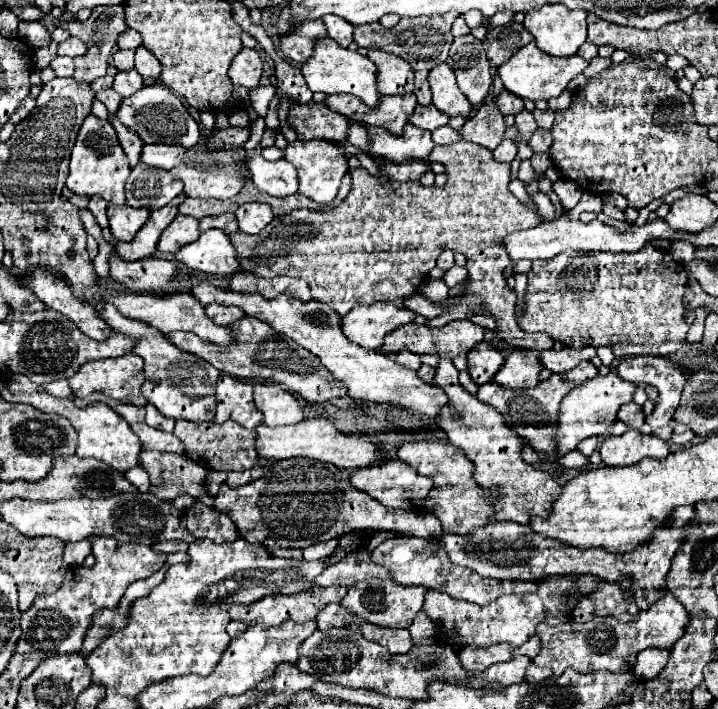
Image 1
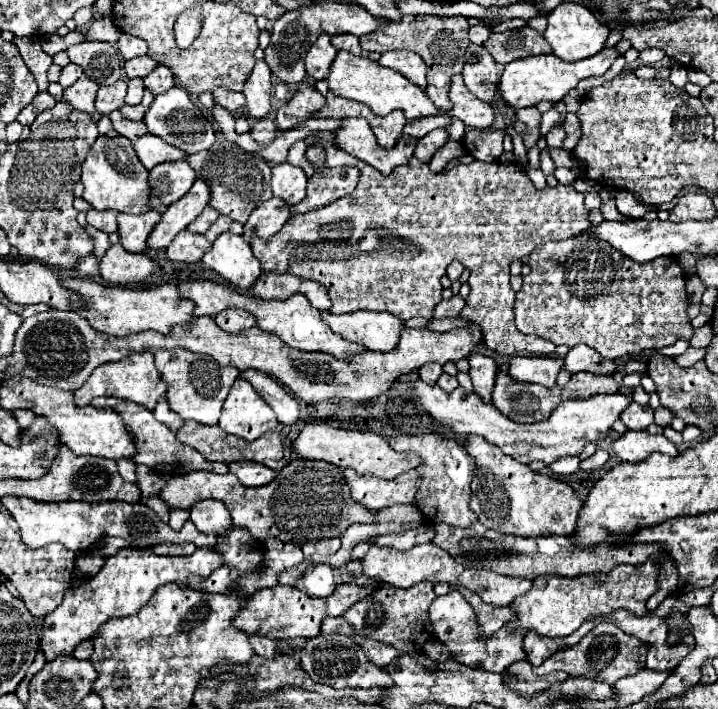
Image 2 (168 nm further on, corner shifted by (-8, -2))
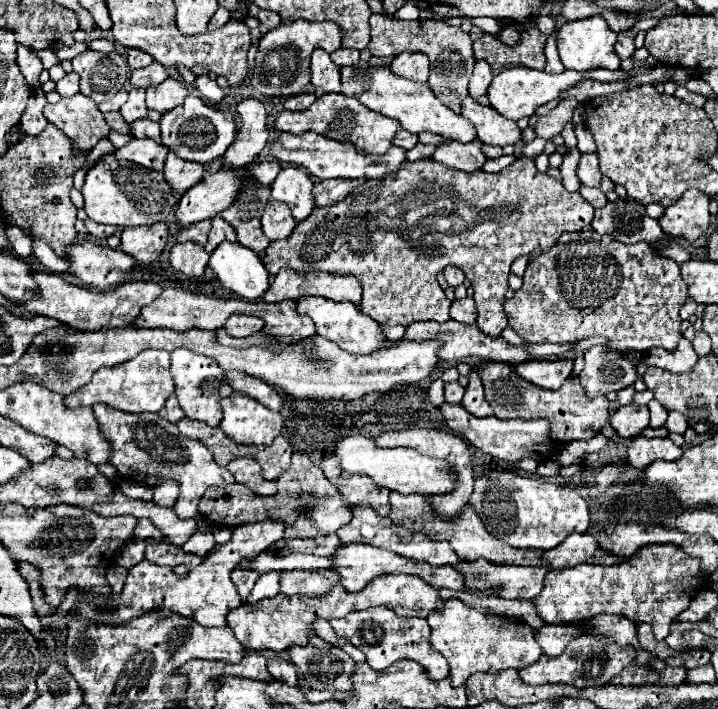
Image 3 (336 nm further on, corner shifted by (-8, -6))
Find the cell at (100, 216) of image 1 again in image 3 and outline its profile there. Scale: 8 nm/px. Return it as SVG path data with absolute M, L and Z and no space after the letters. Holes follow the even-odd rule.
M84 220L84 224L86 224L86 228L88 228L90 236L94 236L94 238L100 238L100 240L106 240L108 236L112 236L112 234L116 234L116 232L118 232L118 226L96 224L94 220Z

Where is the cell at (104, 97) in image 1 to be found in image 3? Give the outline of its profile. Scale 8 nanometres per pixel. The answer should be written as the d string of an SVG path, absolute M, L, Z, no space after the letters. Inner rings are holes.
M140 118L140 120L132 122L130 132L132 132L132 136L136 136L136 138L152 138L152 140L160 142L158 122L152 122L152 120L148 120L148 118Z

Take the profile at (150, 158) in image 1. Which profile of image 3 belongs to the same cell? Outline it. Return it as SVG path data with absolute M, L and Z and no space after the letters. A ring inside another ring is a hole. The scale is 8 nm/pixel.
M132 138L126 146L116 150L116 156L122 160L132 160L150 170L162 170L164 158L168 156L168 148L164 144L154 142L152 138Z

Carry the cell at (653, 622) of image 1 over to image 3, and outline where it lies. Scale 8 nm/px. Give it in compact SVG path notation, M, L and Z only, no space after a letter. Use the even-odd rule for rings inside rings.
M582 634L580 638L572 640L566 650L556 656L556 658L548 658L548 656L540 656L538 662L534 662L532 666L526 666L520 670L520 676L524 682L528 684L572 684L578 688L588 688L588 686L606 686L610 684L610 680L614 676L618 676L624 668L632 666L632 662L636 660L636 648L634 646L620 646L618 642L610 640L608 636L594 636L594 634Z

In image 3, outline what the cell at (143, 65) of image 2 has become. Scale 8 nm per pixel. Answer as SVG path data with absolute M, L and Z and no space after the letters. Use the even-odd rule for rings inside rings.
M152 62L150 66L140 68L140 70L132 70L130 74L130 82L134 88L148 88L148 86L164 82L166 78L168 78L168 70L160 66L158 62Z

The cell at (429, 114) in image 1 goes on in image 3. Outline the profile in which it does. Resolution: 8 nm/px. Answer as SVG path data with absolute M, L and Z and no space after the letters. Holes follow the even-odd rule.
M400 130L396 136L394 136L394 146L400 146L400 148L414 148L418 144L418 134L410 134L408 130Z

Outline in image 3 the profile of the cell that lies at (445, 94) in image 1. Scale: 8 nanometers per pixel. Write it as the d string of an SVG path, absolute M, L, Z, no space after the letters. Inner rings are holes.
M468 96L462 102L462 116L474 124L476 136L484 144L506 146L520 140L520 128L516 126L514 120L508 120L502 114L496 114L492 106L478 104L472 96Z

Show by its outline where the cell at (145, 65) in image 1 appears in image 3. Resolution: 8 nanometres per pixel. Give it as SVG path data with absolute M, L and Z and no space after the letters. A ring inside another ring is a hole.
M166 78L160 86L152 86L146 90L146 104L150 110L158 110L160 114L180 106L188 96L186 86L174 78Z

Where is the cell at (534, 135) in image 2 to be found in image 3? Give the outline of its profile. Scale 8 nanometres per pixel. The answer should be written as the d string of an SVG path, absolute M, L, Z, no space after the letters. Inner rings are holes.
M576 98L560 100L560 104L554 110L550 110L546 116L534 114L530 118L530 126L534 128L534 132L536 132L538 138L546 138L548 140L548 138L560 134L560 130L564 128L564 124L572 120L572 114L578 108L578 104L580 102Z

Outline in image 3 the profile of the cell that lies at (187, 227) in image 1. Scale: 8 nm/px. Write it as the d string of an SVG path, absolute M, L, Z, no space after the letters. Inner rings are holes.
M178 242L170 250L170 264L174 270L186 276L202 276L204 268L208 266L210 254L204 250L202 244L192 242Z

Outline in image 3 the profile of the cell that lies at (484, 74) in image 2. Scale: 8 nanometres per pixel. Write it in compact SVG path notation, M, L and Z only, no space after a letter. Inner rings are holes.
M476 60L476 66L474 66L474 72L472 72L472 78L470 78L470 96L472 98L480 98L480 96L486 96L488 94L488 86L492 82L492 68L488 66L488 62L484 60Z

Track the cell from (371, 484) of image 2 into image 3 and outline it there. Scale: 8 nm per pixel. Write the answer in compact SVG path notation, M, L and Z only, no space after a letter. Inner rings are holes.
M328 456L320 462L320 468L324 476L338 488L338 492L346 498L348 504L368 504L372 506L380 516L390 514L390 490L378 488L368 476L348 474L340 468L340 462L334 456Z

